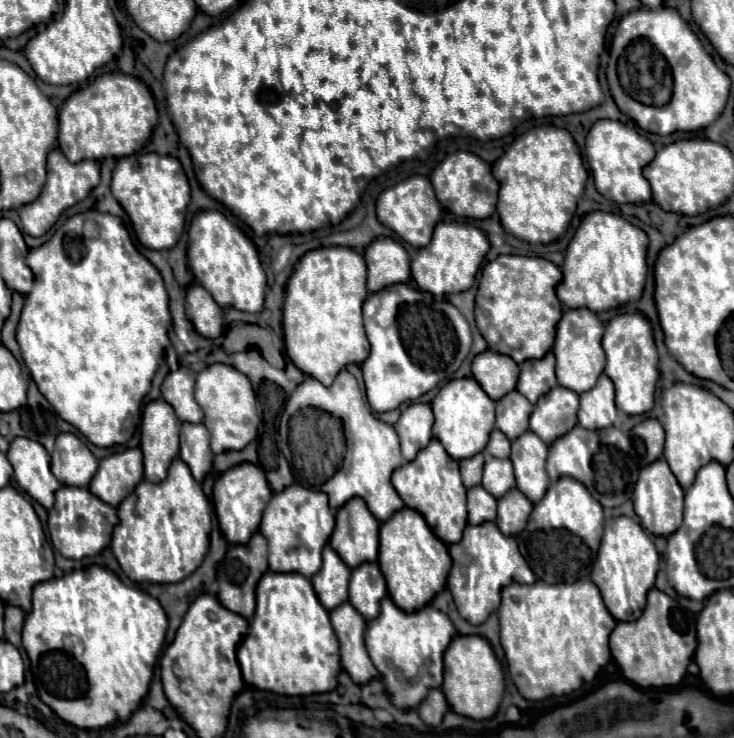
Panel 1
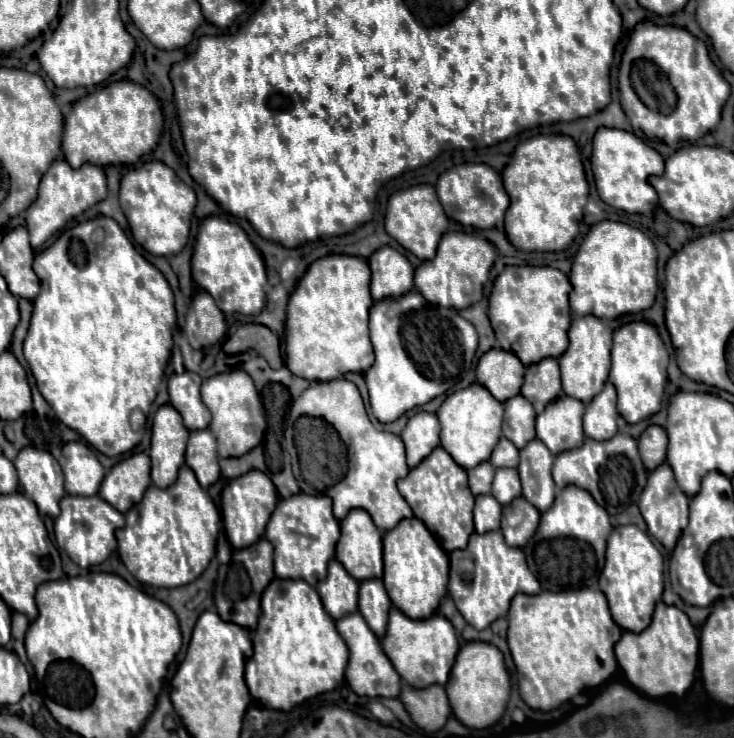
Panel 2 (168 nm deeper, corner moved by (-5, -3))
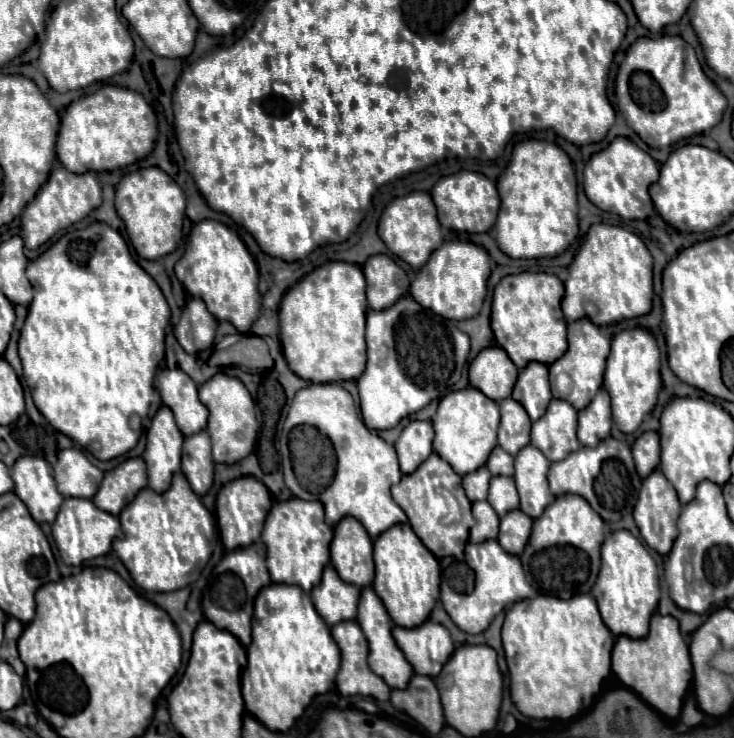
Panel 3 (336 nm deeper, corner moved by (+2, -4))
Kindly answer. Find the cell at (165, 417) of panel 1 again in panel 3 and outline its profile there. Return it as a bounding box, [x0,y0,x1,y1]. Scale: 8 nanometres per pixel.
[143,407,183,493]

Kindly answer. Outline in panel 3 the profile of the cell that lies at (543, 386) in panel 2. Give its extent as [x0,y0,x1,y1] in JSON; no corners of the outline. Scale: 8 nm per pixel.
[511,363,551,421]

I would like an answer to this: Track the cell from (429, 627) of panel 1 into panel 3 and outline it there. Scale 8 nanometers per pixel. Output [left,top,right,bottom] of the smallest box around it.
[391,619,453,677]

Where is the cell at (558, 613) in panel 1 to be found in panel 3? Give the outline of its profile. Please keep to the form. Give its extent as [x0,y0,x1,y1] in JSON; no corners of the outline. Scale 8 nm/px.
[503,593,615,719]

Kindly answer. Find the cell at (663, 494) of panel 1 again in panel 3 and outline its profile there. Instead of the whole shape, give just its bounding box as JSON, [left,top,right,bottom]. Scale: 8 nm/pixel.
[633,469,681,555]

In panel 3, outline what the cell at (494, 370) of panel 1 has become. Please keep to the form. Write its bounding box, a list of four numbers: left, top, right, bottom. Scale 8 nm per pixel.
[469,347,517,401]

